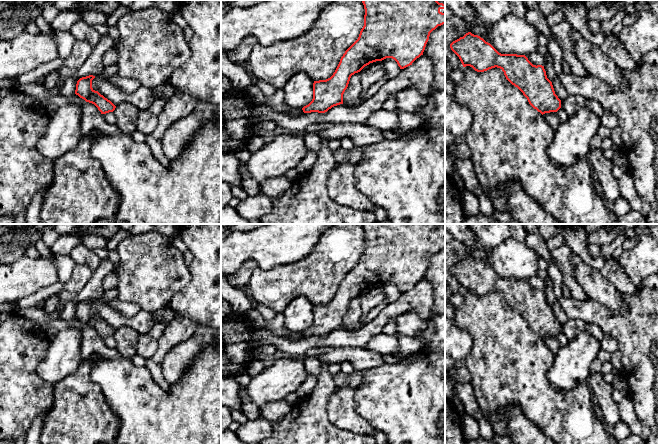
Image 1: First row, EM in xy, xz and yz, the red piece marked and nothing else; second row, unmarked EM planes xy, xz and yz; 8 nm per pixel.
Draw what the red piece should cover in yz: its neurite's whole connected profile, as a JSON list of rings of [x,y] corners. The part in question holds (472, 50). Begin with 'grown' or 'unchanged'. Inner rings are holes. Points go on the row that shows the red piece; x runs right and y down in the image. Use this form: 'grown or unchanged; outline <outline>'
unchanged; outline [[[471,32],[453,41],[450,48],[459,57],[463,67],[470,66],[477,72],[484,72],[495,67],[500,68],[506,79],[517,87],[527,98],[529,104],[542,115],[557,112],[561,108],[561,100],[555,94],[544,66],[533,65],[525,55],[501,54],[490,43]]]

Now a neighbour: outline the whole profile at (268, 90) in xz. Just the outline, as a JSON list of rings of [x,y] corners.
[[[253,76],[252,79],[253,84],[256,85],[266,97],[271,97],[276,92],[276,89],[272,85],[266,83],[265,81],[257,79]]]

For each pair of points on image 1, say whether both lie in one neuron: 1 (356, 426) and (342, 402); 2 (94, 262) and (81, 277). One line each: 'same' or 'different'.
1: same
2: different

